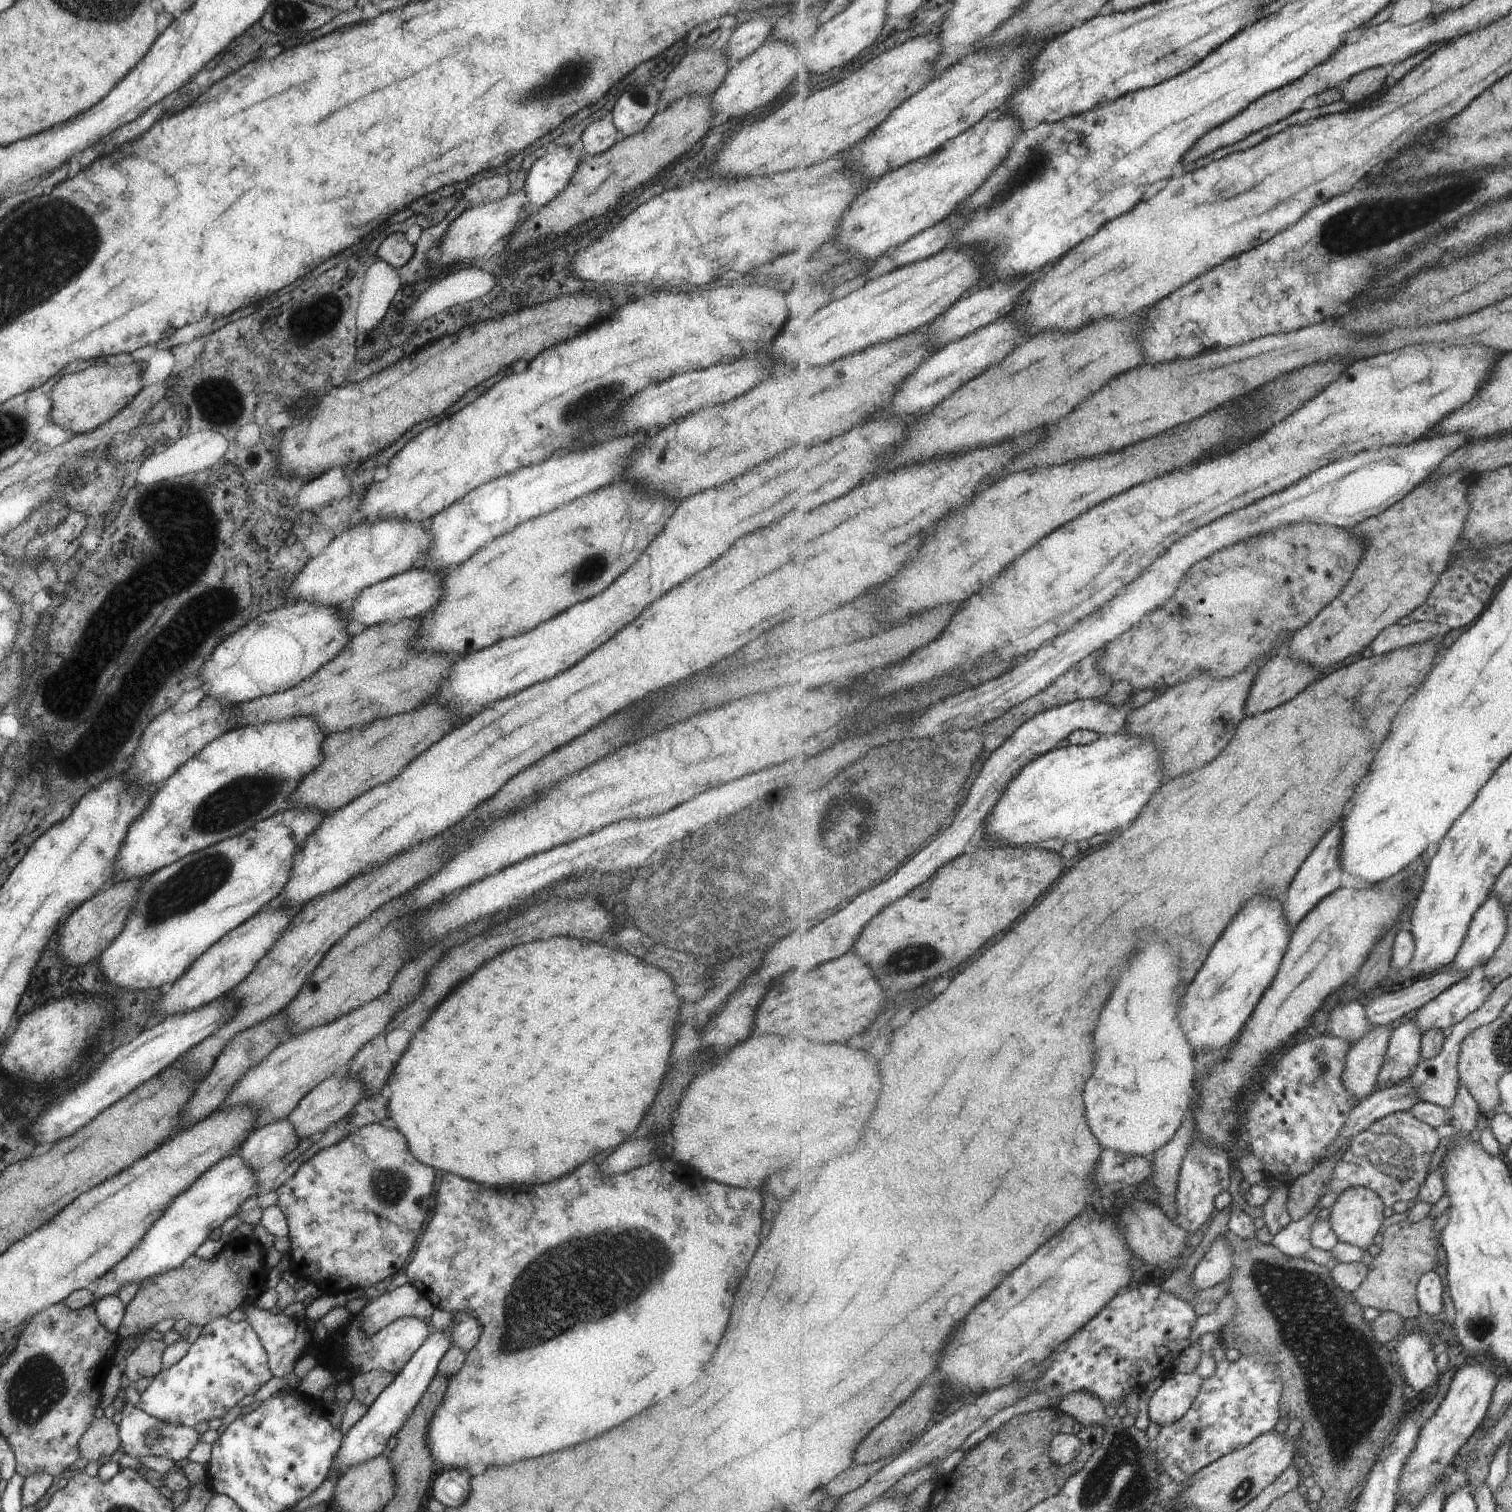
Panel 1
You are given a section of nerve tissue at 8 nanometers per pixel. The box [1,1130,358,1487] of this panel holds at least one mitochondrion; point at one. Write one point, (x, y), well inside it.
(40, 1384)

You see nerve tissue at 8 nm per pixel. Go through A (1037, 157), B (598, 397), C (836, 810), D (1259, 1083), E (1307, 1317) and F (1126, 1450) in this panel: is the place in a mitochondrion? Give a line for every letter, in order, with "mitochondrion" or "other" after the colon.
A: mitochondrion
B: mitochondrion
C: mitochondrion
D: other
E: mitochondrion
F: mitochondrion

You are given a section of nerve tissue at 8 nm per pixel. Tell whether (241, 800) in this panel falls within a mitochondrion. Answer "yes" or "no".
yes

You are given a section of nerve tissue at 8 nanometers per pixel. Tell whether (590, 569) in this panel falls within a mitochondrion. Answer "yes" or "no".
yes

